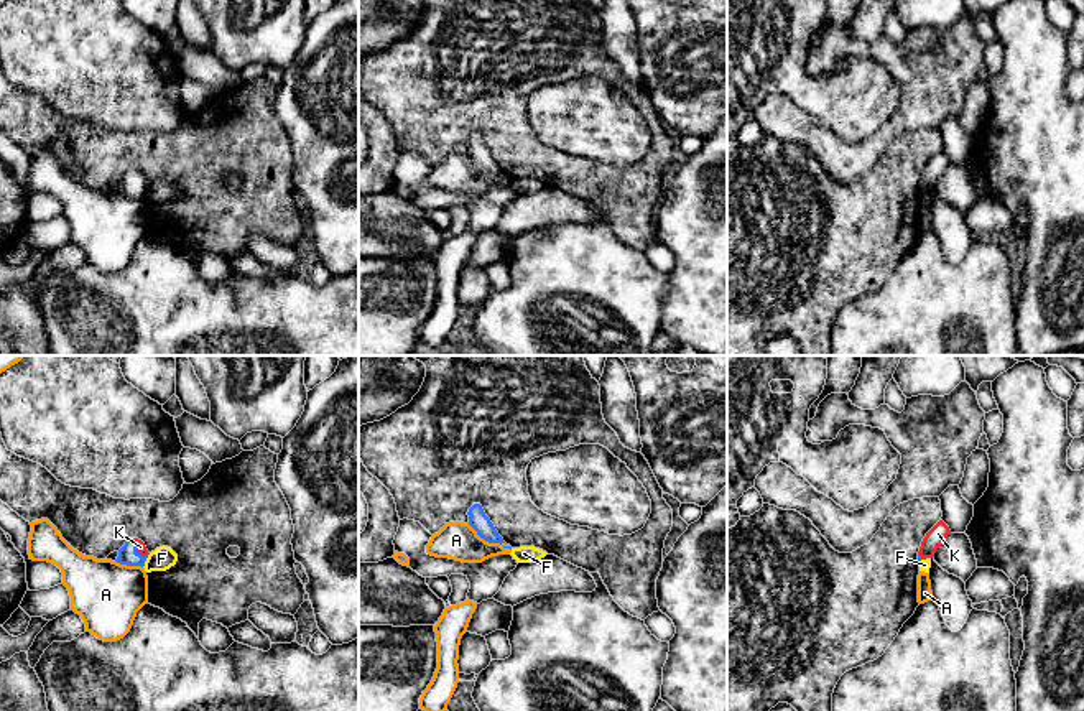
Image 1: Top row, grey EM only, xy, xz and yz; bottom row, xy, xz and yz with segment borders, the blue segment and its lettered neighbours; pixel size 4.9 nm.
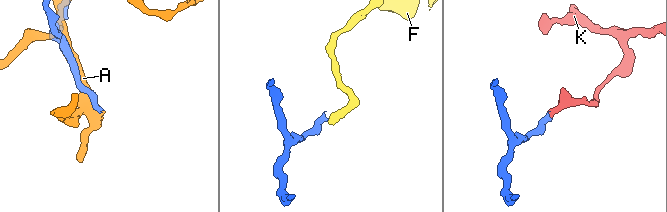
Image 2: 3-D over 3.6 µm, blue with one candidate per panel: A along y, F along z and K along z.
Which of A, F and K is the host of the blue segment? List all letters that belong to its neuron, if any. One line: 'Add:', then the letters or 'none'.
Add: K

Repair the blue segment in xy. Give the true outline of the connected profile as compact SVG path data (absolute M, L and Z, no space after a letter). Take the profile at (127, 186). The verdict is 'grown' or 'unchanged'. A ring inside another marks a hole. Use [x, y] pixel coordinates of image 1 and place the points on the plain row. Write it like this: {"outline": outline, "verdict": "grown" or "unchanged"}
{"outline": "M128 170L125 176L118 181L117 194L127 198L145 198L148 189L148 181L145 174L138 170Z", "verdict": "grown"}

